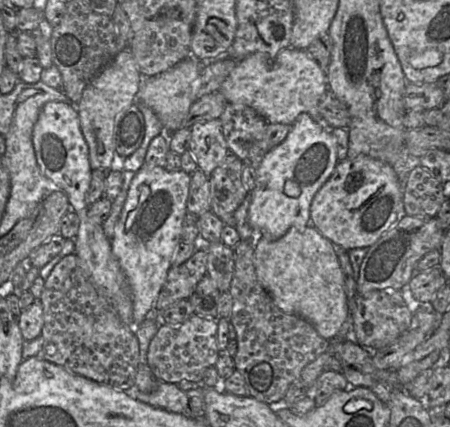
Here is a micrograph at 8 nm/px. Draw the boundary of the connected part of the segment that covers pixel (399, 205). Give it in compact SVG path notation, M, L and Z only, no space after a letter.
M366 155L344 159L315 194L310 206L310 223L329 241L346 251L369 248L403 214L403 186L386 162Z

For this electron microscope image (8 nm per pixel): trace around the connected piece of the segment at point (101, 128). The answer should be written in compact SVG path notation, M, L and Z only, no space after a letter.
M129 48L120 51L84 89L77 111L80 127L89 148L92 170L122 169L122 159L116 153L115 126L118 115L136 102L137 92L142 81L133 54Z

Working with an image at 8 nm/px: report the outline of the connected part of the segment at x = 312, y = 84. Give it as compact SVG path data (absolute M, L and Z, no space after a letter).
M288 47L276 55L255 52L237 62L219 91L225 96L228 104L247 105L268 123L292 125L302 113L307 113L314 120L322 122L318 104L327 89L326 70L307 50Z

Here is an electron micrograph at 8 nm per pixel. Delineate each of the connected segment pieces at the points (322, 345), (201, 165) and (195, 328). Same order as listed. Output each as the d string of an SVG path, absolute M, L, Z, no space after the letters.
M253 230L251 238L241 240L233 249L234 273L229 288L232 297L232 313L229 322L236 331L238 344L234 356L235 369L239 371L245 380L248 395L267 405L280 405L289 386L296 380L300 380L300 374L306 365L329 349L330 341L322 338L308 321L279 310L258 282L254 268L254 251L257 241L261 237L260 232Z
M220 119L198 122L191 127L189 151L198 169L209 177L230 153Z
M192 315L180 325L161 324L149 344L146 365L159 381L172 384L182 381L201 384L205 371L215 366L220 356L217 330L216 319L207 319L198 315Z

